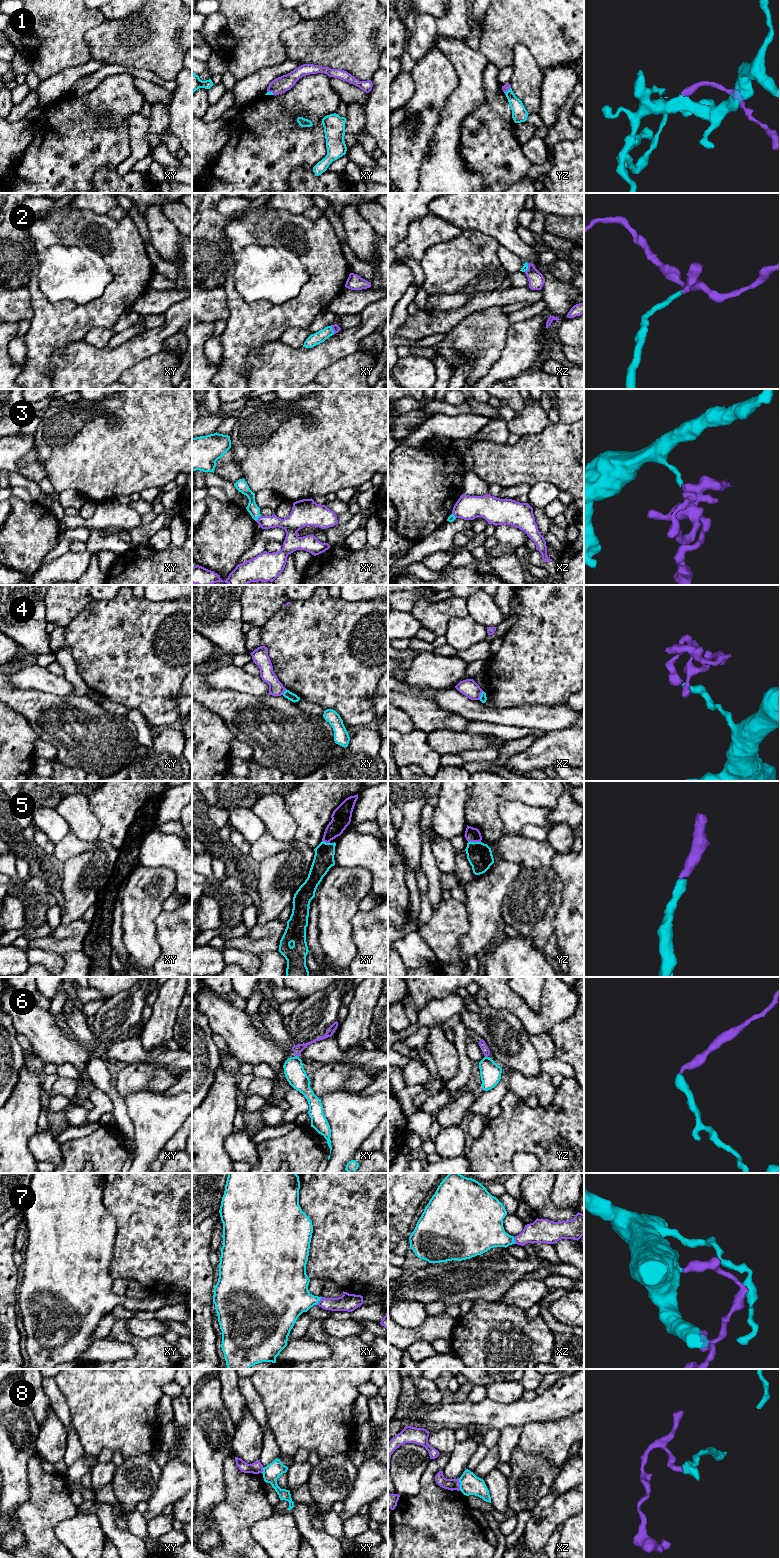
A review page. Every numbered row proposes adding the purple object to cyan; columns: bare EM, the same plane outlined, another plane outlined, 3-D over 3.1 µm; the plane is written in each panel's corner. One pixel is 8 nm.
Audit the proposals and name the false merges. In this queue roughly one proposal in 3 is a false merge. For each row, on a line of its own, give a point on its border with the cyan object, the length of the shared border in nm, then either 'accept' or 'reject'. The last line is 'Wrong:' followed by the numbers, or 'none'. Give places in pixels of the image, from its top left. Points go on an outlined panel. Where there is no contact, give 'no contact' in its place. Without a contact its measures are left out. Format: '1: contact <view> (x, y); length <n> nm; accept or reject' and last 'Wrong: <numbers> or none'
1: contact xy (271, 92); length 70 nm; accept
2: contact xz (527, 268); length 80 nm; accept
3: contact xy (258, 517); length 70 nm; reject
4: contact xy (284, 692); length 60 nm; reject
5: contact yz (474, 842); length 110 nm; accept
6: contact xy (296, 1056); length 30 nm; reject
7: contact xy (319, 1300); length 80 nm; accept
8: contact xz (460, 1484); length 110 nm; reject
Wrong: 3, 4, 6, 8

